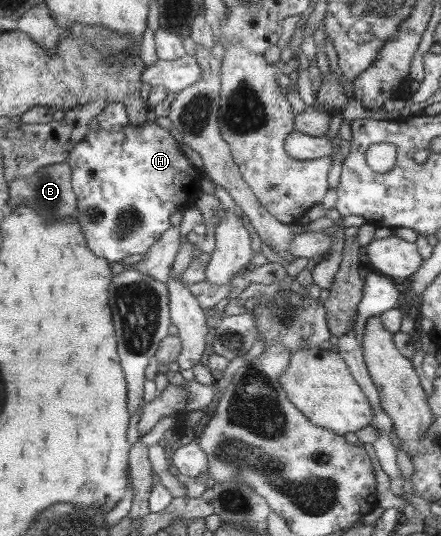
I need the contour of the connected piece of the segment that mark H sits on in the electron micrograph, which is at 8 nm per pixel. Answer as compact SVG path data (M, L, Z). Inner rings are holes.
M146 122L142 126L126 125L118 132L109 132L102 130L102 128L89 130L85 137L74 146L74 149L68 153L67 164L70 168L70 179L72 191L76 195L76 211L74 213L75 220L81 225L82 232L84 233L88 249L94 256L101 259L109 260L111 264L122 262L125 257L130 255L144 255L149 247L158 241L158 238L169 229L170 222L168 217L178 209L178 207L186 208L190 203L195 203L196 197L201 193L199 181L202 174L188 163L188 159L184 157L184 153L178 149L176 141L168 135L168 130L160 129L160 127L153 123Z

